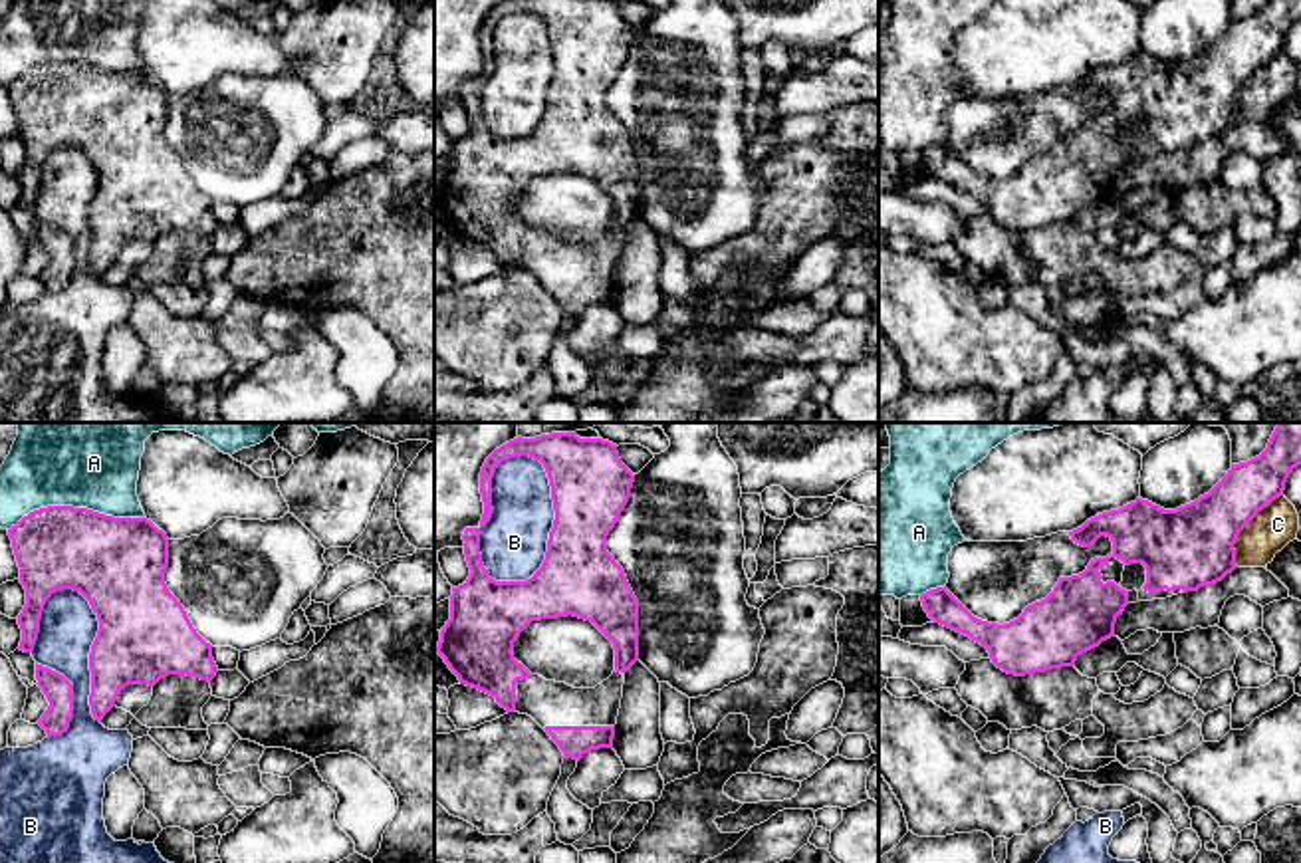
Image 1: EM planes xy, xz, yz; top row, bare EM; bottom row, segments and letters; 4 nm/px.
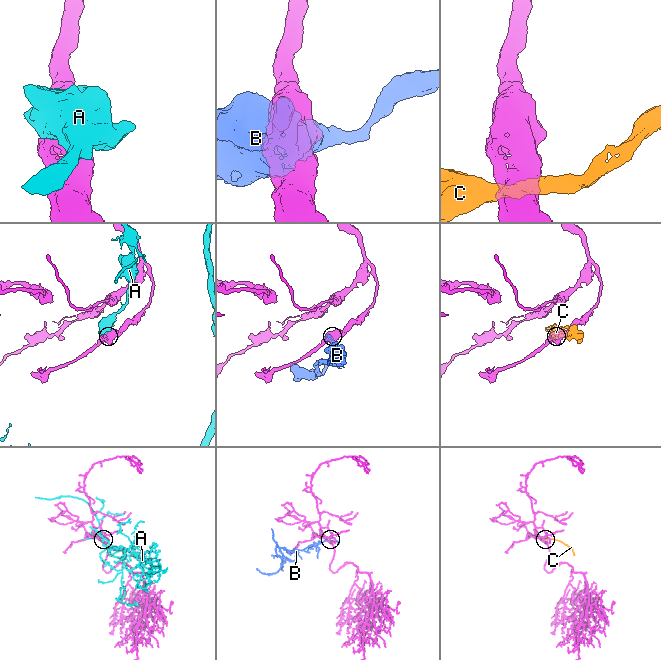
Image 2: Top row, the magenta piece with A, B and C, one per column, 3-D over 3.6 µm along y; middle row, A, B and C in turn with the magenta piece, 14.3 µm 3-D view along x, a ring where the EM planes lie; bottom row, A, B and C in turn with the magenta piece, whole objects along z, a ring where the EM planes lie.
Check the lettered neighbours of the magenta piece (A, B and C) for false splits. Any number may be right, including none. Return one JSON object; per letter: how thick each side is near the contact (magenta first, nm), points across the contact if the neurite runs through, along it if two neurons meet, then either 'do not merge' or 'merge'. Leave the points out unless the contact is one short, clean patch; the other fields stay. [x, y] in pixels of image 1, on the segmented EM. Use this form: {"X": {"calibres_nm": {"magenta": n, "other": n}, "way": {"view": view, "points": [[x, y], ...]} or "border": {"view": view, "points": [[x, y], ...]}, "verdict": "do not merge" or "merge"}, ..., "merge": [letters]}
{"A": {"calibres_nm": {"magenta": 360, "other": 480}, "verdict": "do not merge"}, "B": {"calibres_nm": {"magenta": 70, "other": 260}, "verdict": "do not merge"}, "C": {"calibres_nm": {"magenta": 340, "other": 170}, "verdict": "do not merge"}, "merge": []}

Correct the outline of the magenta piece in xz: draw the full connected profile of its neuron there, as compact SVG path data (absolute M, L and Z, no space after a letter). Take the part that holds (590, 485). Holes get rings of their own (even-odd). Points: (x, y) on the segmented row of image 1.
M551 432L535 438L518 436L496 448L480 472L484 502L480 526L466 528L462 536L470 575L462 585L452 587L450 619L442 627L436 647L460 684L494 696L508 712L532 716L563 756L577 762L591 750L613 748L623 675L639 661L639 601L625 569L607 552L607 536L631 498L633 482L635 474L621 462L617 444L603 438ZM516 456L530 456L543 464L555 520L541 567L526 581L496 581L482 563L480 528L492 518L494 472L504 460ZM567 615L591 621L613 643L615 671L595 688L573 688L565 682L545 680L514 659L514 643L532 621Z

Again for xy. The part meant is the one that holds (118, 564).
M48 506L24 516L8 530L8 536L20 567L20 583L26 589L26 605L18 615L20 651L34 651L44 605L56 591L79 591L97 615L99 631L89 653L89 706L95 720L103 720L129 684L155 686L169 675L186 675L208 682L216 677L212 645L196 633L184 607L165 583L169 538L151 520Z

